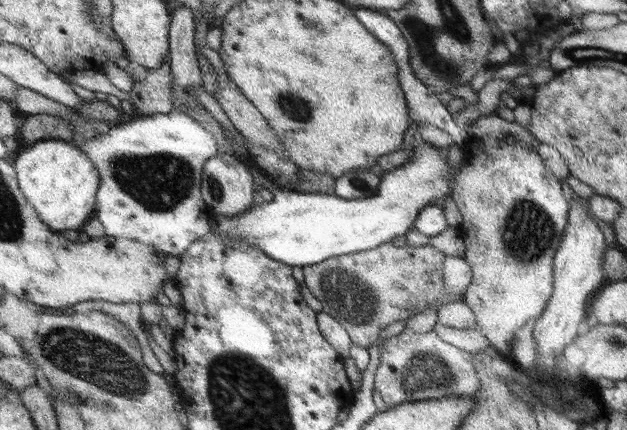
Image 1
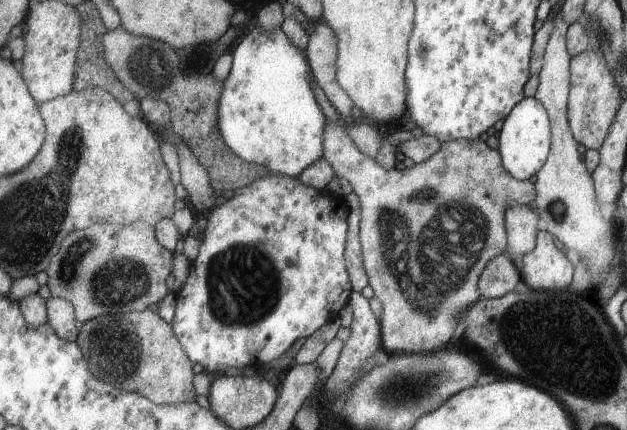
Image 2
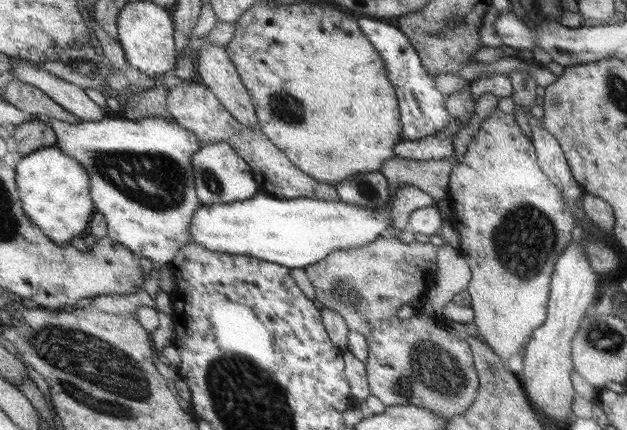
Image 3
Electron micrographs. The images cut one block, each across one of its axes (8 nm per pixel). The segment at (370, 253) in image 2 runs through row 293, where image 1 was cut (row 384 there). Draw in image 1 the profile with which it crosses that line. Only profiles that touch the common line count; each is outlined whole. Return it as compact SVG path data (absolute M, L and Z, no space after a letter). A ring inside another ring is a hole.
M403 329L399 334L385 339L379 348L374 388L387 407L413 400L437 400L451 396L468 398L476 394L480 386L471 363L471 353L455 348L433 330L416 333Z

